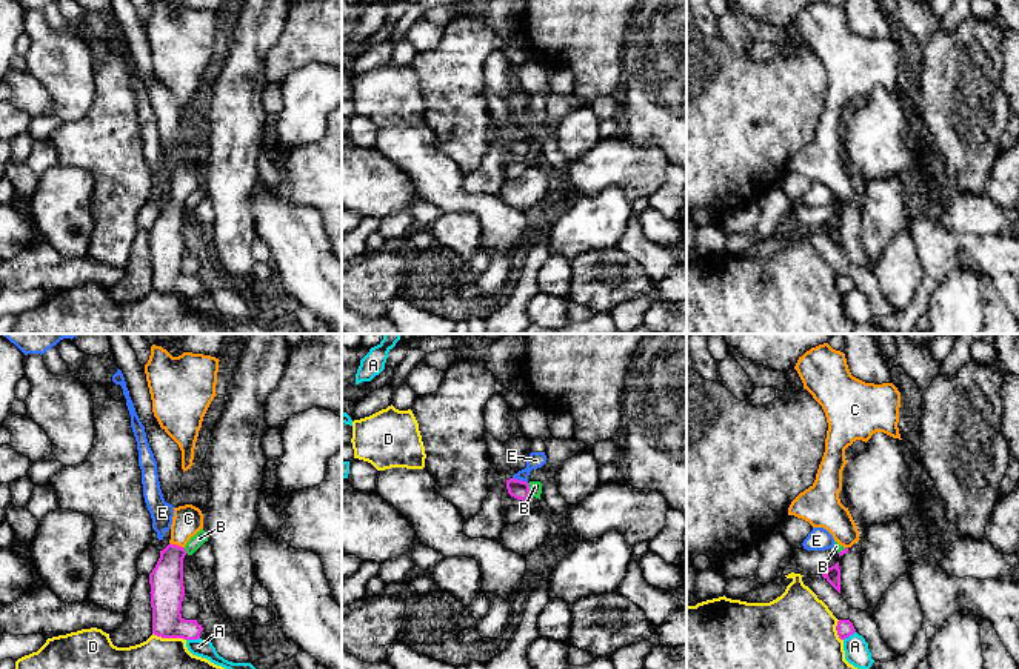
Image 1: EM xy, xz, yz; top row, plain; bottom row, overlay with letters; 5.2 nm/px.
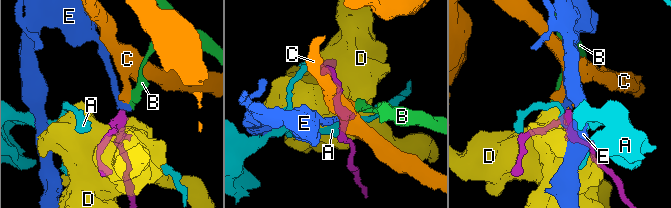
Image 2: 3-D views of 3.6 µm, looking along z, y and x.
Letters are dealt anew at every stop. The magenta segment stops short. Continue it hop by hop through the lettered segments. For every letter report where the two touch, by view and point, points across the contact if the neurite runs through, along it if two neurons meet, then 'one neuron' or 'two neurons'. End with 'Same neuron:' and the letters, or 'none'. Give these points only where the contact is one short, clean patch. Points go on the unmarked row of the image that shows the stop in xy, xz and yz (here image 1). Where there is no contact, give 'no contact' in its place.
A: contact xy (193, 294); border xy (199, 292), (187, 296); two neurons
B: contact xz (528, 145); border xz (527, 139), (531, 149); two neurons
C: contact xy (176, 200); way xy (167, 234), (176, 200), (188, 176); one neuron
D: contact xy (170, 292); two neurons
E: contact xz (521, 136); border xz (513, 133), (527, 139); two neurons
Same neuron: C

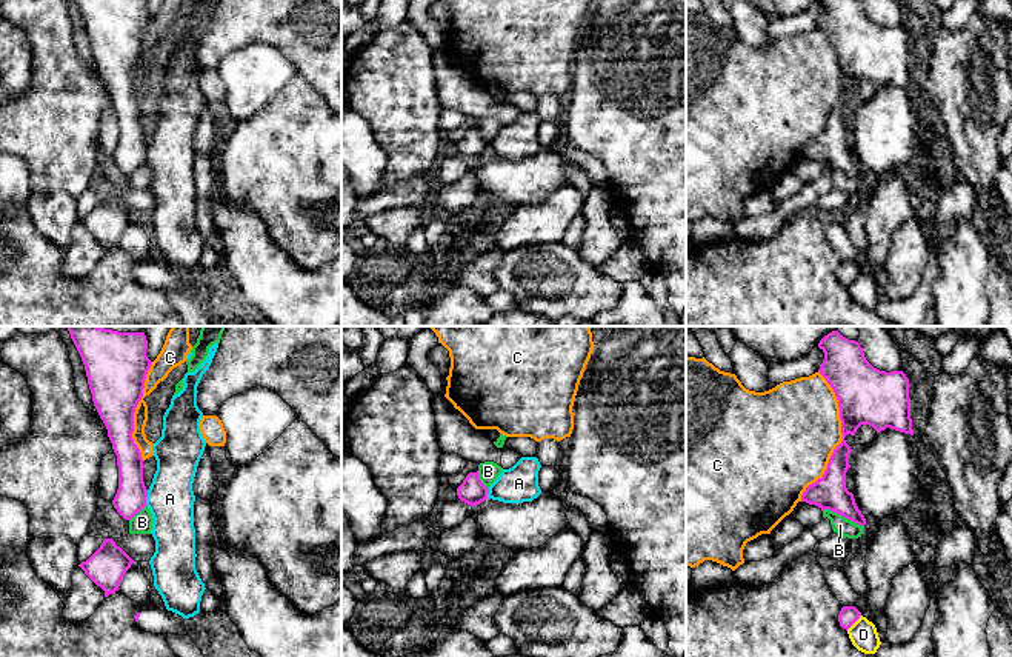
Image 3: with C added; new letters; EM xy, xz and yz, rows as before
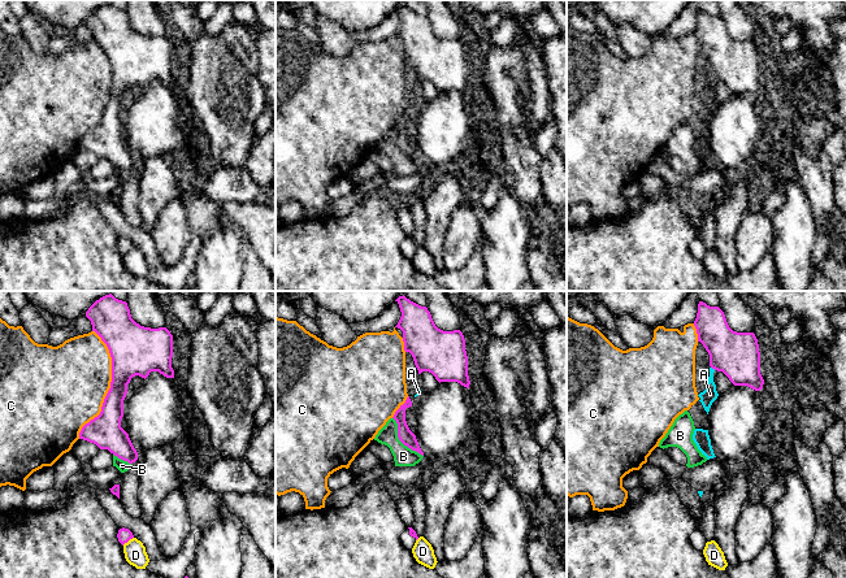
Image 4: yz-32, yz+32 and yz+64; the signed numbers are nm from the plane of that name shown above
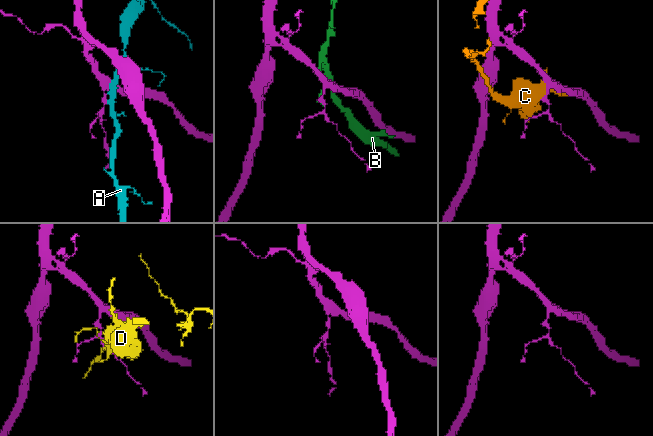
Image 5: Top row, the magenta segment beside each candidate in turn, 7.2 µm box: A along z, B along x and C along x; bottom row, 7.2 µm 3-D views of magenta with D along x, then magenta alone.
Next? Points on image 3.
A: contact xy (146, 151); two neurons
B: contact yz (843, 171); two neurons
C: contact yz (843, 93); two neurons
D: contact yz (854, 277); border yz (860, 270), (846, 285); two neurons
Same neuron: none

